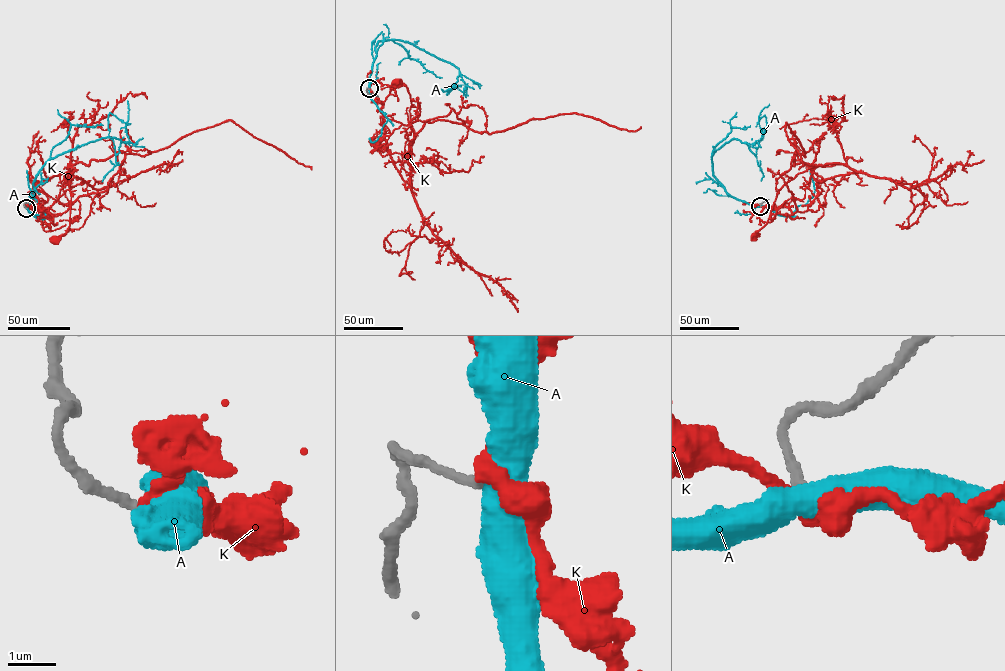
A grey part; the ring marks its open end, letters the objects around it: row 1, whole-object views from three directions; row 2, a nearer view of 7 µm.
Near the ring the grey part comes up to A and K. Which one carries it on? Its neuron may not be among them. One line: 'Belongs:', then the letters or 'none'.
Belongs: none

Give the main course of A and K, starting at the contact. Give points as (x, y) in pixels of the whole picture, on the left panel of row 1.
A: (26, 208), (34, 195), (33, 181), (50, 159), (109, 137), (120, 140), (116, 155), (108, 115), (130, 124)
K: (26, 208), (60, 215), (38, 203), (33, 186), (68, 171), (68, 164), (74, 168), (69, 226), (56, 241)

